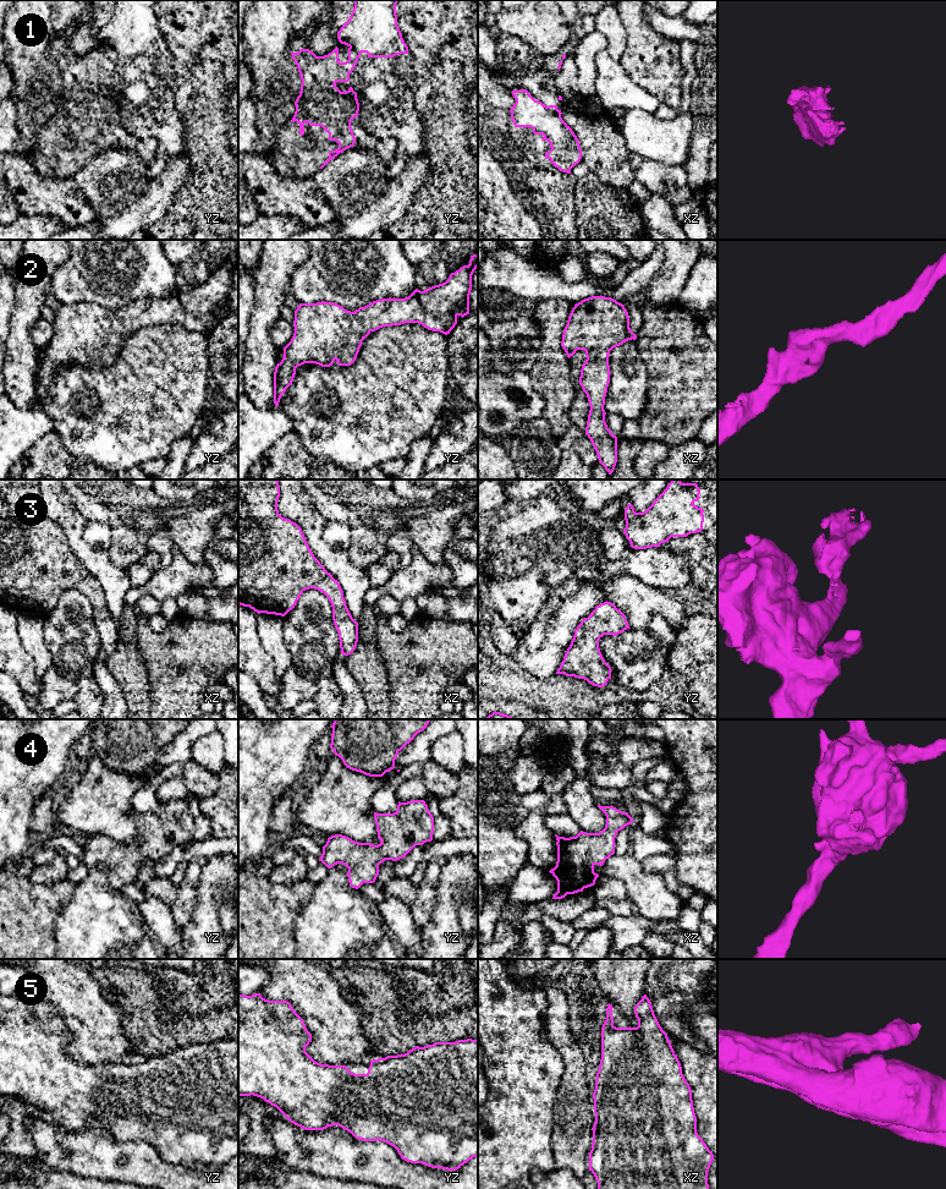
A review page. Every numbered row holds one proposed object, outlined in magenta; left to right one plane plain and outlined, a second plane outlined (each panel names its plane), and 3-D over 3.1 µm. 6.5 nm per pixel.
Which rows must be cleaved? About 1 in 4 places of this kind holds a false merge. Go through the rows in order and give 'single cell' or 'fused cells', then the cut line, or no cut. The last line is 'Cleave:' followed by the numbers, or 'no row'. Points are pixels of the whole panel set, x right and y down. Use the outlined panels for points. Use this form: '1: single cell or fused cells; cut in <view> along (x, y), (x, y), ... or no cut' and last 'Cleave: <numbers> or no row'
1: fused cells; cut in yz along (350, 47), (358, 56)
2: single cell; no cut
3: single cell; no cut
4: single cell; no cut
5: single cell; no cut
Cleave: 1

